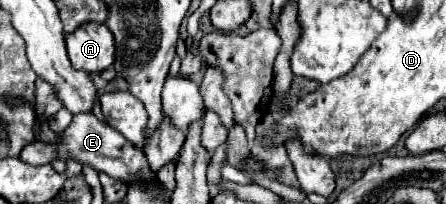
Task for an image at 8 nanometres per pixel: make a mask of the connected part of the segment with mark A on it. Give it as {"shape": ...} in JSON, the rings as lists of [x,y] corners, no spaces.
{"shape":[[[84,24],[76,32],[66,36],[68,58],[72,68],[88,74],[100,74],[114,64],[114,40],[112,32],[102,24]]]}

